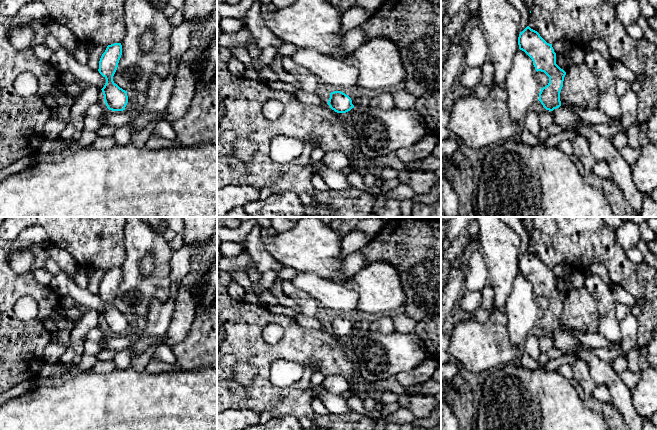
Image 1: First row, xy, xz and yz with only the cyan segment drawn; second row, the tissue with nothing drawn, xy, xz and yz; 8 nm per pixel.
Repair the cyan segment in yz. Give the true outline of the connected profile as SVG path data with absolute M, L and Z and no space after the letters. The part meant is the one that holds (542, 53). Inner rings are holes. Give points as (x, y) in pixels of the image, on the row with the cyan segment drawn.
M527 26L519 34L518 45L519 49L532 59L535 70L544 72L549 77L549 83L541 88L538 100L546 110L553 113L553 124L563 129L575 128L578 135L588 139L596 160L608 165L612 180L621 190L625 200L639 214L644 194L634 183L632 167L613 146L611 140L579 123L580 118L561 105L560 92L566 72L556 64L556 53L552 44L547 43L537 31Z

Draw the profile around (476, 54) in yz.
M478 24L472 25L466 34L466 52L464 65L469 67L482 67L488 60L488 48L483 33Z

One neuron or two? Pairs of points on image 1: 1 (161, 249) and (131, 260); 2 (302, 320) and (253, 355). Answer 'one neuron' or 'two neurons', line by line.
1: one neuron
2: two neurons

